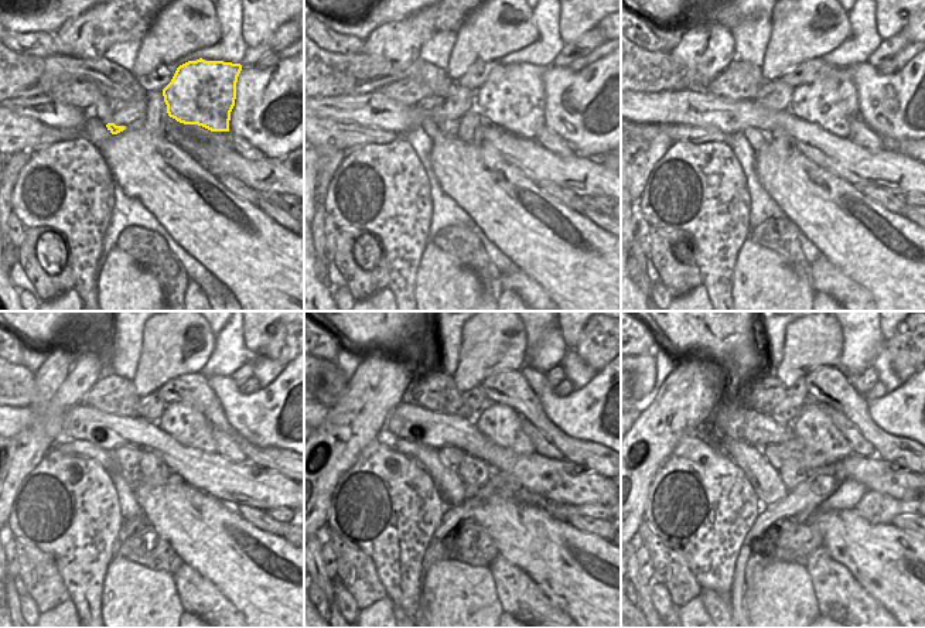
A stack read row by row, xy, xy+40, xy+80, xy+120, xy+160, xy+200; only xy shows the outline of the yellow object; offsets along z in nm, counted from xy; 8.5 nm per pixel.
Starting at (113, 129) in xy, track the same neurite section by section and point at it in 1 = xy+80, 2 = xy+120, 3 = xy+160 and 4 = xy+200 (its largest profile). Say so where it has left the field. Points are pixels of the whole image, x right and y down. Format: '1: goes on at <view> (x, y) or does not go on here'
1: goes on at xy+80 (757, 139)
2: goes on at xy+120 (129, 458)
3: goes on at xy+160 (450, 457)
4: goes on at xy+200 (815, 443)

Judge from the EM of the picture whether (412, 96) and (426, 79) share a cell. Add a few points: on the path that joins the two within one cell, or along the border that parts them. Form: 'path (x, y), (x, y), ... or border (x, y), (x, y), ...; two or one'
path (413, 92), (422, 84); one

